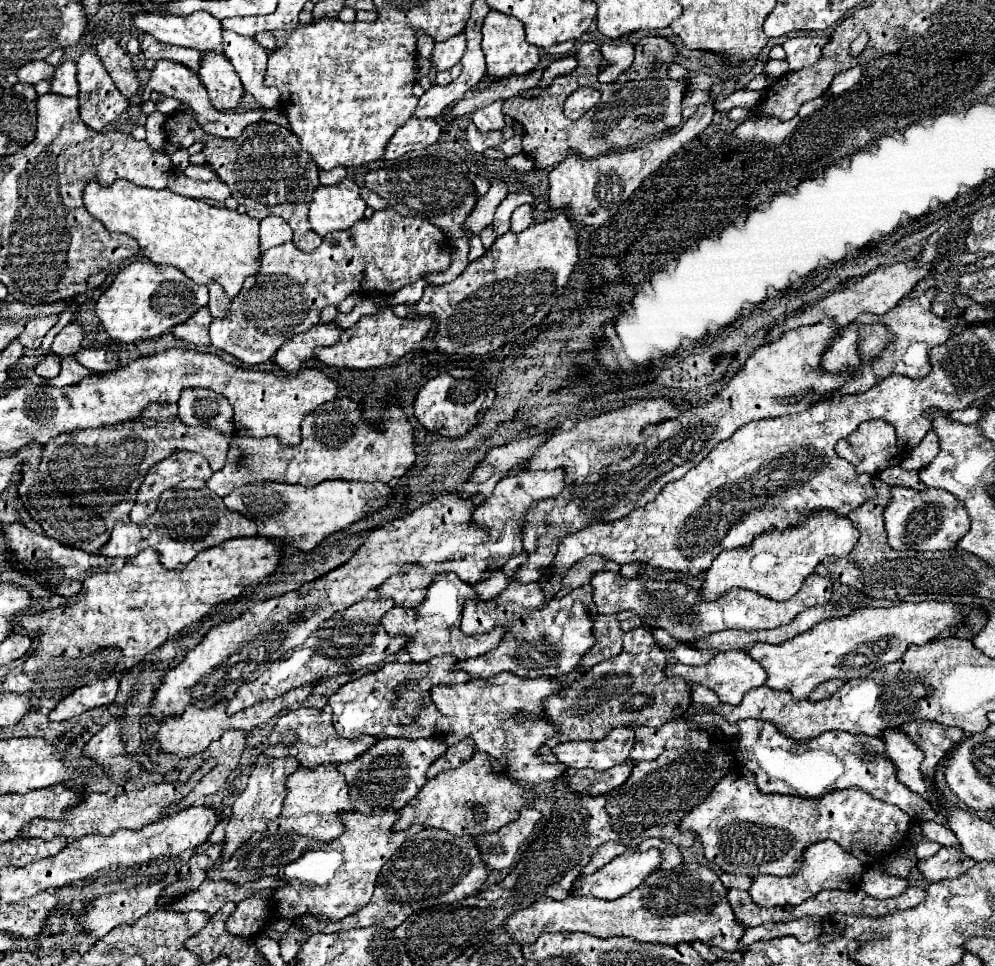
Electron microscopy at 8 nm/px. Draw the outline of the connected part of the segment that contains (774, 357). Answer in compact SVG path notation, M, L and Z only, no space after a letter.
M824 320L814 326L802 326L786 332L778 342L760 346L714 398L690 406L674 420L648 426L642 432L644 442L634 448L630 458L610 464L602 470L598 482L580 484L566 506L554 508L548 514L544 528L540 528L540 548L554 548L564 536L580 532L580 528L586 528L588 524L616 522L628 516L628 512L652 502L664 484L682 478L692 466L698 466L718 442L728 440L740 426L752 420L802 412L812 406L804 400L796 406L776 406L776 400L792 398L808 388L816 392L816 396L824 396L834 388L840 388L844 384L844 374L828 376L826 372L820 372L820 358L834 340L834 322Z

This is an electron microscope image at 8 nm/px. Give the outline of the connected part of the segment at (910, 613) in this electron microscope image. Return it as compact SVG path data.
M904 602L890 608L862 608L838 620L820 622L810 632L788 640L786 644L754 644L748 654L766 670L766 686L786 690L794 700L806 700L810 692L832 678L862 678L872 670L896 662L910 644L926 644L944 636L948 628L962 624L964 608L944 602Z

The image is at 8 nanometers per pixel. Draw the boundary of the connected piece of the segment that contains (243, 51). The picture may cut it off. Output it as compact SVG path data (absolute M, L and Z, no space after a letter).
M224 30L222 38L226 56L236 68L246 92L254 96L260 108L276 108L280 104L280 92L276 88L264 86L264 72L268 62L266 50L260 48L256 40L240 36L236 32Z

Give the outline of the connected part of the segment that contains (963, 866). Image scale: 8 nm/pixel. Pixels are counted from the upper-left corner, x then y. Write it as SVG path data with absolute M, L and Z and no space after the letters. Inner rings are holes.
M942 846L940 852L936 852L936 856L928 858L928 860L918 860L916 868L926 876L926 880L938 882L944 878L960 876L974 864L976 864L976 860L964 856L964 852L960 852L960 848Z

